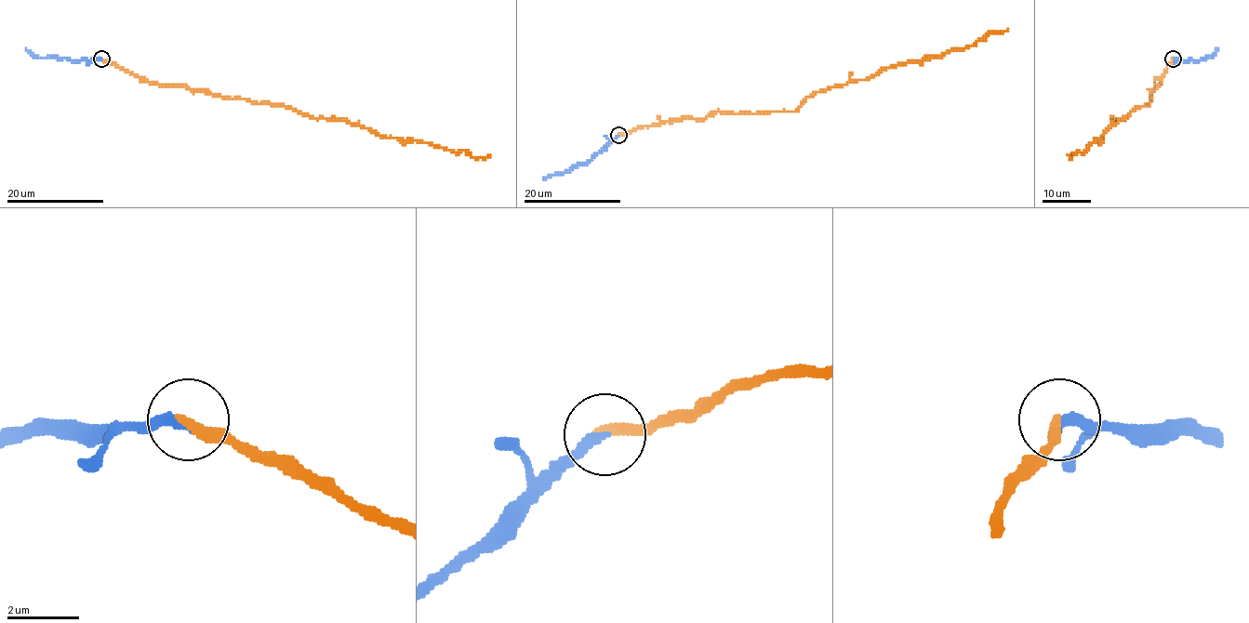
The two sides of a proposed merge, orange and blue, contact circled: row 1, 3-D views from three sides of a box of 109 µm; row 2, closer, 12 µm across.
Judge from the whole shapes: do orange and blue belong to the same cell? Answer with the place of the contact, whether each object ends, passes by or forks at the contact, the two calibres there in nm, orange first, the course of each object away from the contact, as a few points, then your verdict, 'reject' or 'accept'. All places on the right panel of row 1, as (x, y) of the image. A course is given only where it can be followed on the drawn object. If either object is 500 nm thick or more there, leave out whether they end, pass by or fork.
(1173, 59) | orange ends | blue ends | 300/300 nm | orange via (1174, 58), (1150, 89), (1149, 104), (1119, 120), (1084, 152), (1067, 154) | blue via (1174, 59), (1198, 60), (1213, 57), (1215, 49) | accept

